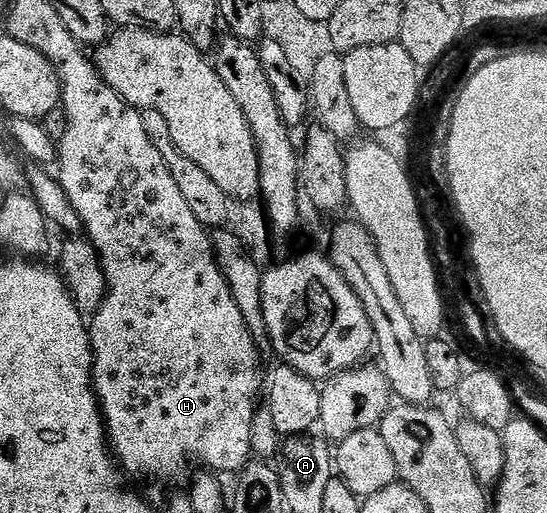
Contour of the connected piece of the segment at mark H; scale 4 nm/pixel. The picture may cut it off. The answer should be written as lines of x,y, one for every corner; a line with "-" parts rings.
84,49
69,54
56,63
61,81
61,103
67,116
67,136
59,143
59,181
63,192
71,200
75,212
80,216
88,241
92,242
105,273
105,303
97,309
88,323
89,342
93,345
93,388
105,420
109,445
124,473
138,474
141,478
154,478
157,482
177,482
185,473
188,475
189,462
201,462
202,467
214,472
234,470
240,472
254,457
251,442
251,426
257,412
259,399
263,394
263,374
261,378
261,354
257,351
259,342
248,330
247,321
235,302
232,290
217,265
215,247
210,231
191,212
191,204
181,191
179,178
169,171
159,147
153,143
149,130
145,127
142,111
122,100
121,95
109,85
104,74
84,54

